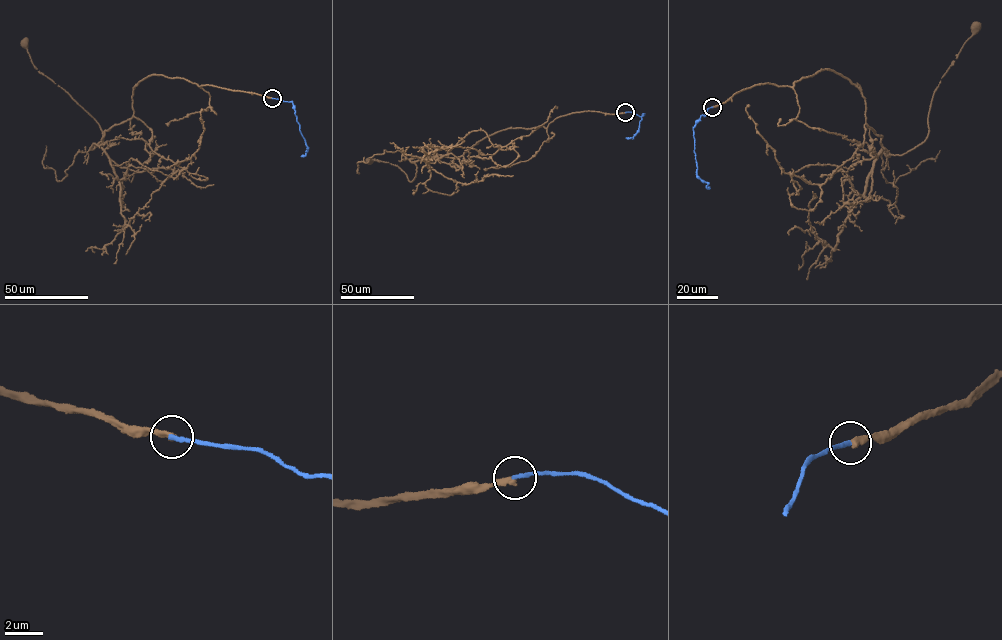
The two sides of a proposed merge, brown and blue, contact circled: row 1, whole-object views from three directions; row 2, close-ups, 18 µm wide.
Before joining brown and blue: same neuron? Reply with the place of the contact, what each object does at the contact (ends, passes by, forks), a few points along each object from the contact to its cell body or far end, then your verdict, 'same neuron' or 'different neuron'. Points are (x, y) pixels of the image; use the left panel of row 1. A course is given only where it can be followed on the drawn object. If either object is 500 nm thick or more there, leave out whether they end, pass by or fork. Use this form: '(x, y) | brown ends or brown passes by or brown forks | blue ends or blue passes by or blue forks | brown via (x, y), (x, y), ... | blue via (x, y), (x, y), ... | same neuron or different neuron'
(272, 98) | brown ends | blue ends | brown via (272, 98), (150, 75), (133, 90), (133, 115), (96, 146), (98, 124), (38, 72), (26, 43) | blue via (272, 98), (292, 101), (308, 149), (301, 156) | different neuron

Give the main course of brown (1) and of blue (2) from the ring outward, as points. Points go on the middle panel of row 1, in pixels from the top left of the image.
1: (626, 112), (573, 112), (546, 128), (502, 129), (459, 157), (417, 160), (411, 182), (397, 166), (370, 161)
2: (626, 112), (640, 116), (643, 114), (637, 132), (632, 138), (626, 138)

